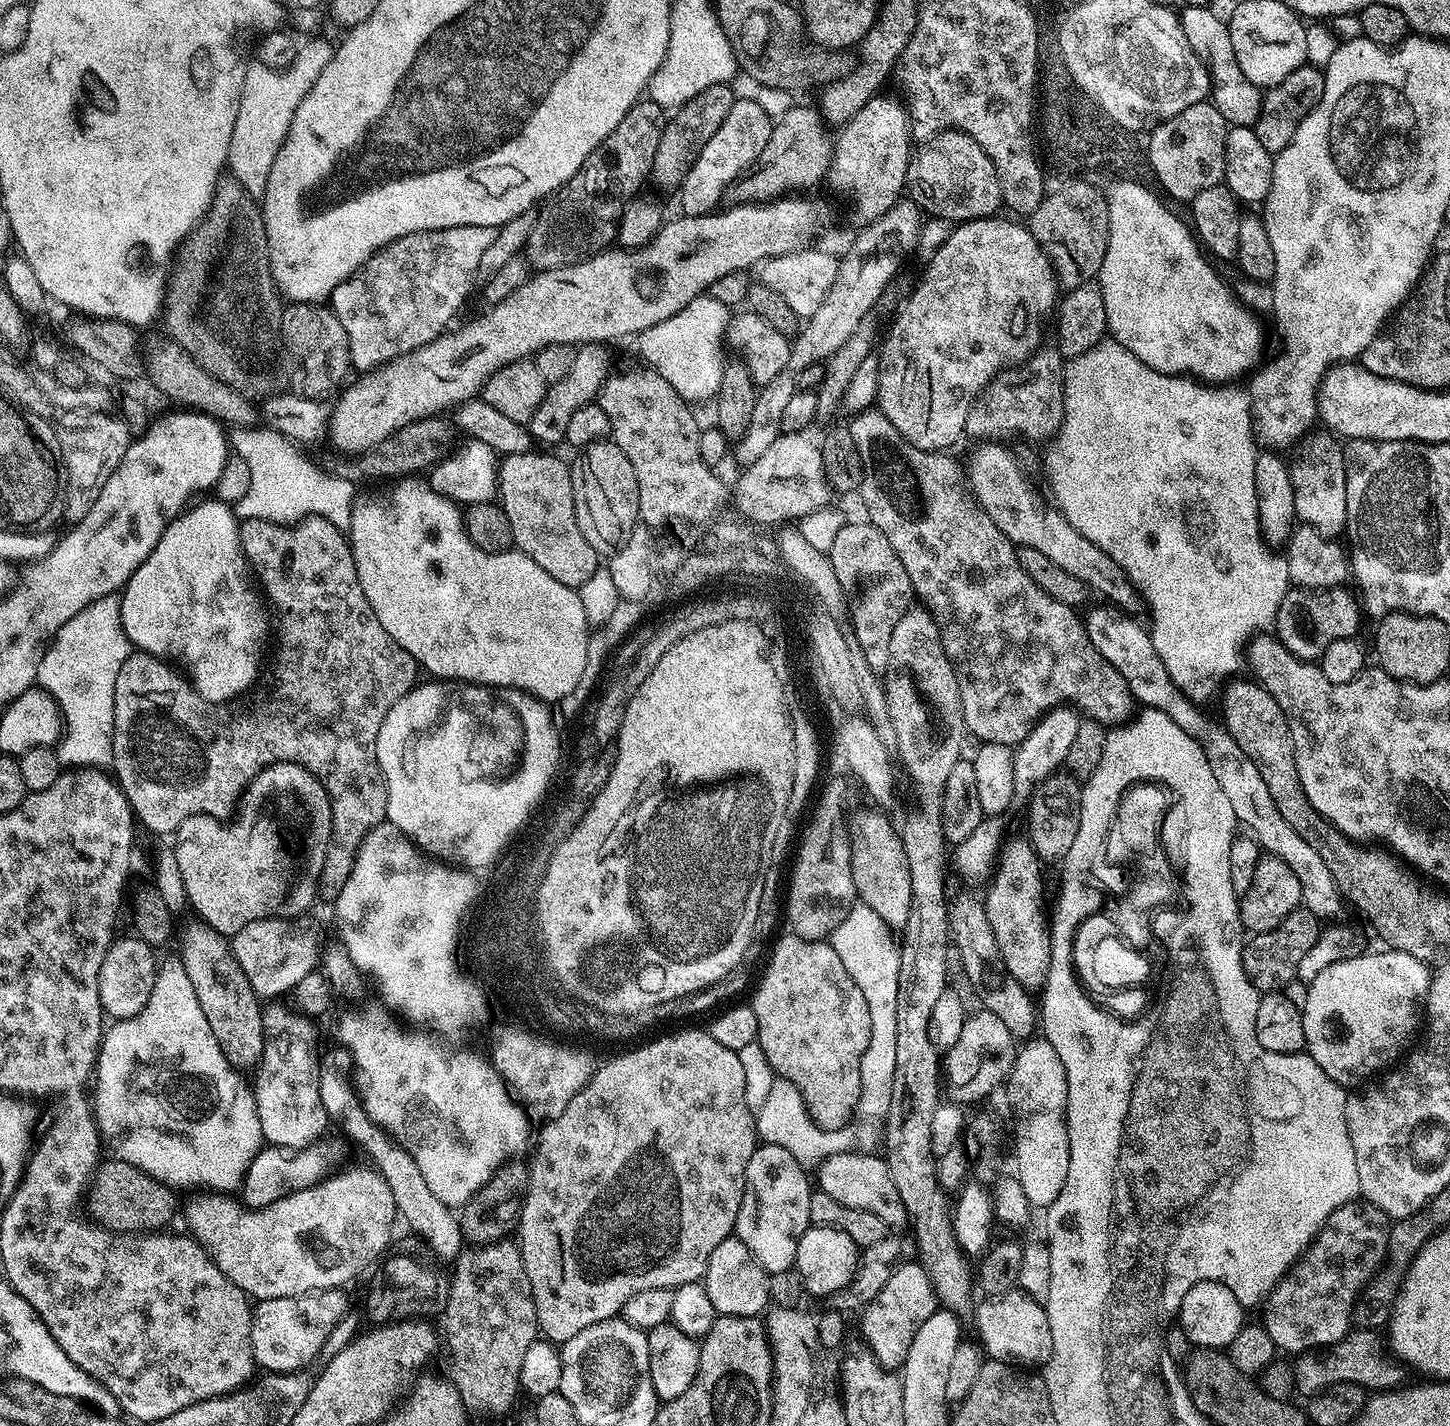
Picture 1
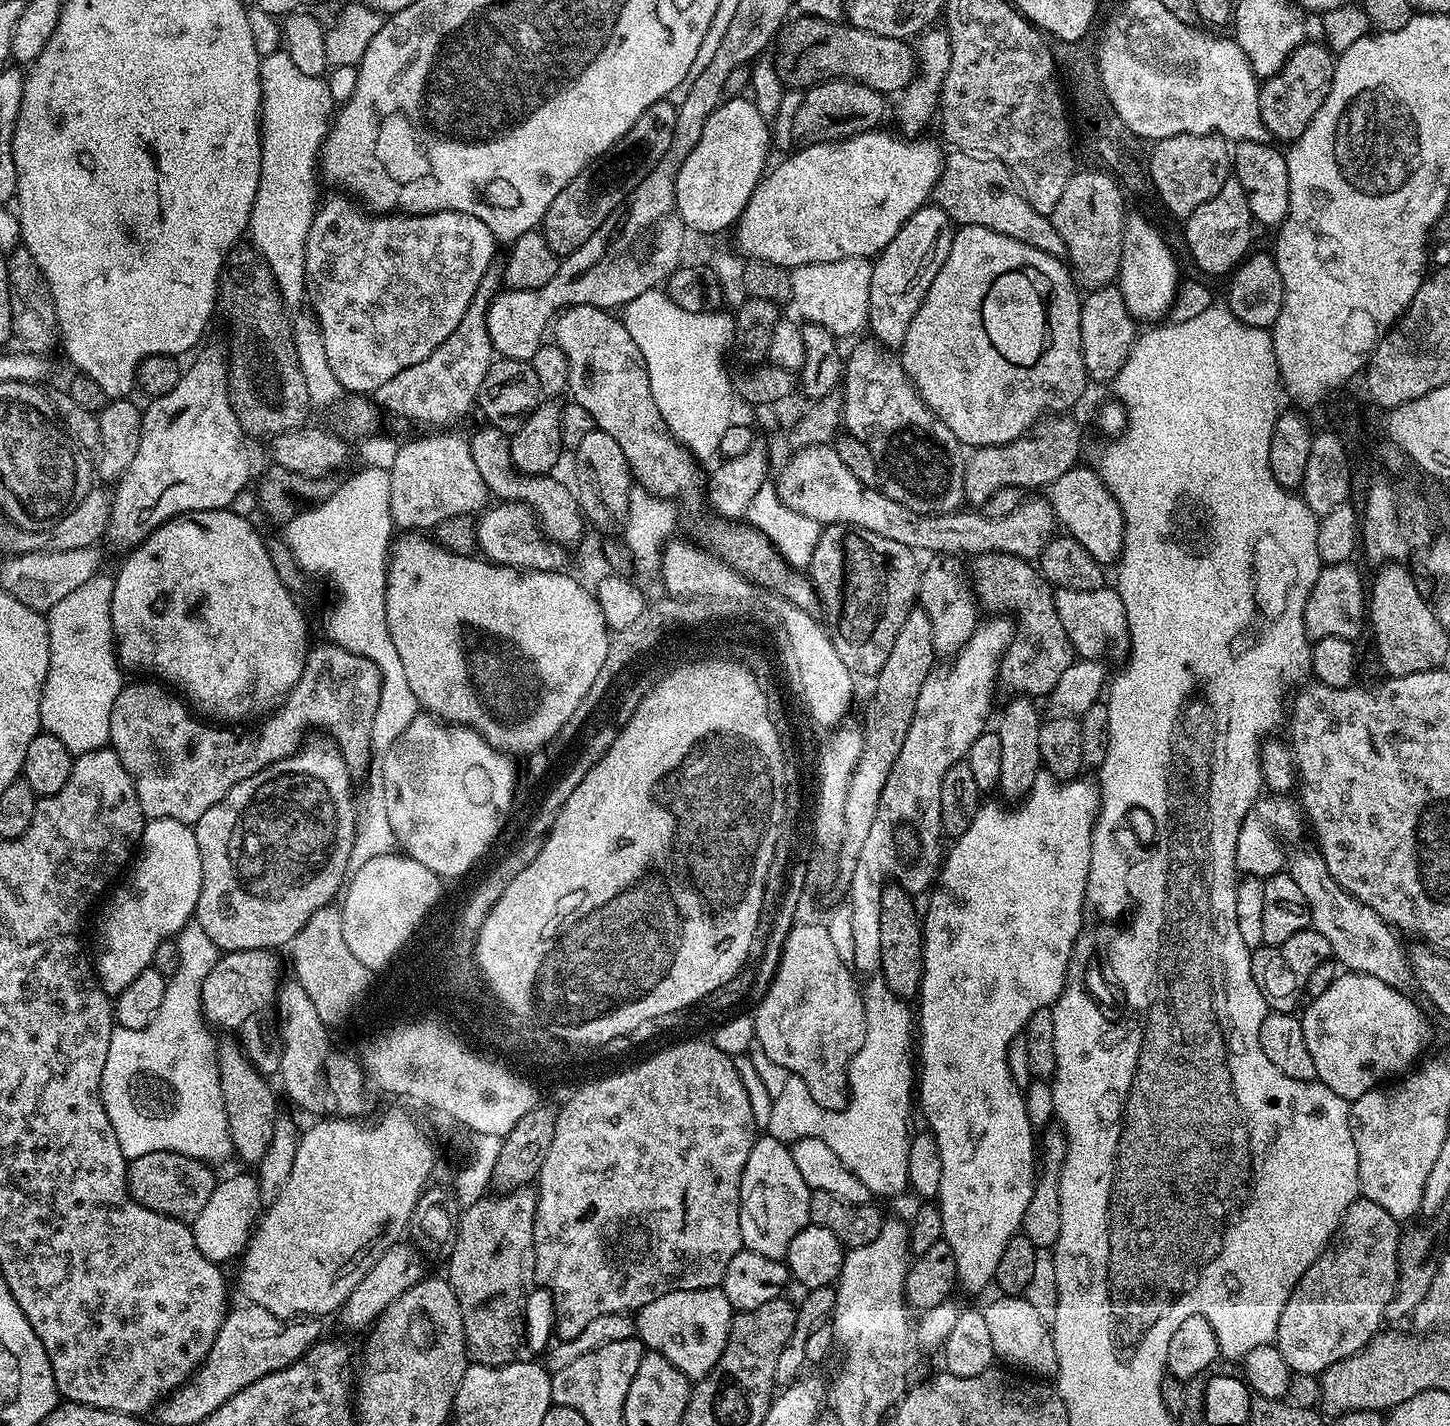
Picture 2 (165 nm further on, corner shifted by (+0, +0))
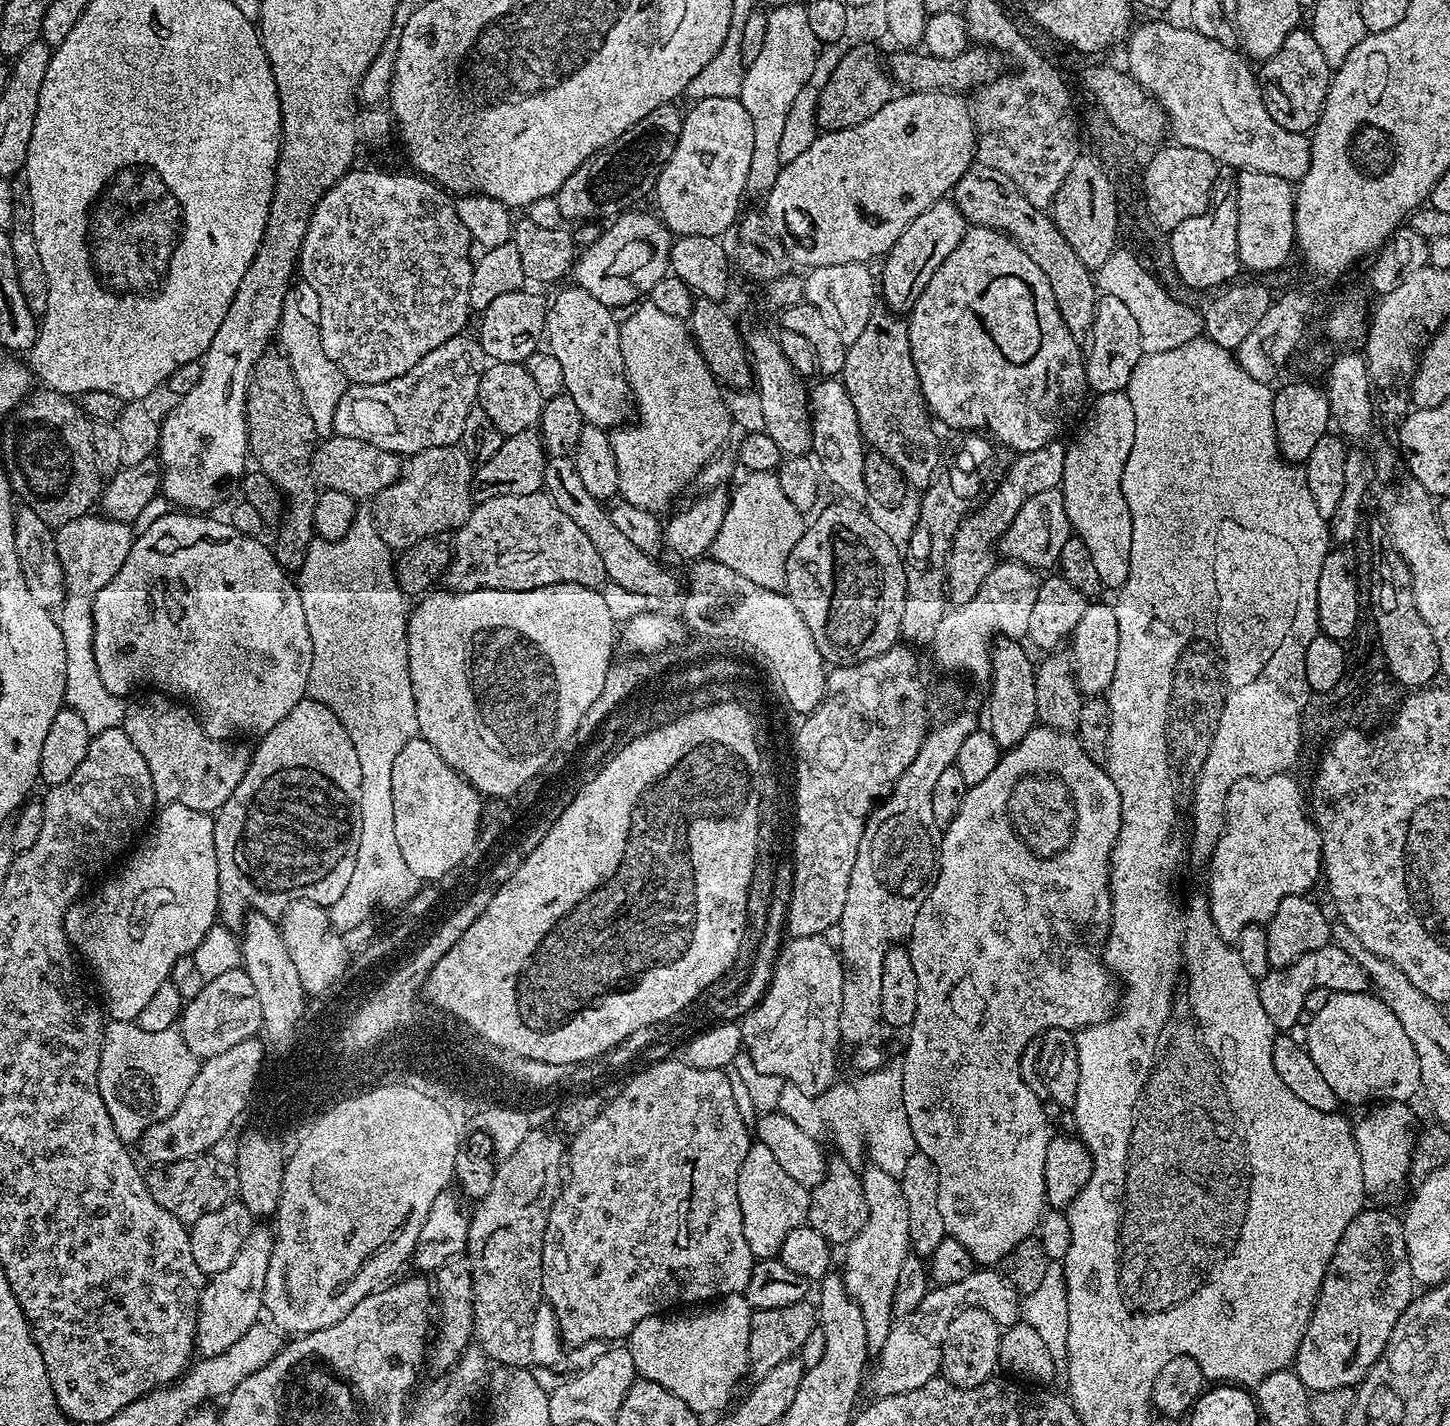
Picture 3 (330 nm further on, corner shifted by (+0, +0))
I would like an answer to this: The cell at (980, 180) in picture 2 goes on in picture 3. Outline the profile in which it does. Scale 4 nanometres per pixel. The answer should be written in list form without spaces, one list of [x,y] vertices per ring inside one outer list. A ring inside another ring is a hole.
[[[973,163],[956,183],[950,196],[969,225],[994,228],[997,232],[1012,237],[1020,248],[1026,250],[1026,254],[1030,254],[1030,258],[1034,258],[1034,262],[1038,262],[1038,266],[1042,266],[1042,270],[1050,278],[1060,313],[1070,331],[1077,334],[1091,333],[1098,301],[1093,269],[1086,267],[1082,258],[1074,254],[1074,246],[1066,242],[1062,230],[1058,230],[1051,215],[1045,209],[1034,206],[1034,202],[1030,202],[1030,198],[1022,194],[1018,182],[1010,178],[1010,174],[1002,174],[1002,170],[994,170],[994,166]]]

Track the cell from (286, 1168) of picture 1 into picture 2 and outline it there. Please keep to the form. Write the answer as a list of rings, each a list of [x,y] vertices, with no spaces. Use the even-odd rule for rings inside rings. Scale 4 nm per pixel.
[[[255,1175],[228,1176],[225,1180],[223,1177],[217,1183],[214,1194],[210,1194],[206,1206],[202,1206],[195,1220],[191,1221],[190,1227],[198,1250],[202,1250],[207,1260],[218,1265],[223,1265],[224,1260],[235,1261],[247,1248],[261,1212],[260,1181]]]

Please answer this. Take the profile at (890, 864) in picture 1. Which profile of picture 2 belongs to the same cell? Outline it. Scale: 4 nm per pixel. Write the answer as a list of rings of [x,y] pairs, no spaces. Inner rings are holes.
[[[889,883],[880,894],[880,967],[879,979],[886,982],[886,986],[894,995],[901,998],[912,998],[920,991],[920,979],[924,973],[924,930],[922,916],[916,912],[916,904],[913,897],[900,887],[899,884]]]

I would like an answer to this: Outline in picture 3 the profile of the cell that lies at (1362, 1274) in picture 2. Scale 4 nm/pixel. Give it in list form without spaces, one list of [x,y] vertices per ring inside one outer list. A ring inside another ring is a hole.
[[[1365,1207],[1348,1223],[1330,1258],[1320,1293],[1316,1295],[1316,1304],[1312,1307],[1312,1316],[1304,1327],[1300,1345],[1296,1347],[1294,1371],[1309,1393],[1359,1385],[1374,1362],[1378,1362],[1382,1350],[1386,1350],[1395,1322],[1414,1299],[1412,1288],[1414,1281],[1401,1217],[1391,1216],[1380,1208]]]

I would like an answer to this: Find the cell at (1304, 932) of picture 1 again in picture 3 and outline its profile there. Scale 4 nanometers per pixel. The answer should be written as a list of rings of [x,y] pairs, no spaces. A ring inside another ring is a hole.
[[[1335,942],[1302,954],[1286,968],[1272,968],[1258,982],[1258,998],[1262,998],[1262,1010],[1266,1010],[1273,1029],[1292,1030],[1304,1012],[1308,995],[1315,988],[1328,988],[1332,992],[1368,992],[1370,981],[1364,967]]]

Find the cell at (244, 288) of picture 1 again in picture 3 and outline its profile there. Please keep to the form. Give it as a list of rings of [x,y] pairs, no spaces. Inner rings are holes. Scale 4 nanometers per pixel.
[[[269,350],[263,352],[256,359],[256,365],[252,368],[248,379],[248,397],[244,403],[244,416],[248,420],[248,451],[255,467],[263,472],[276,489],[283,493],[289,505],[292,503],[292,513],[288,512],[286,516],[288,524],[281,523],[275,529],[275,531],[277,530],[276,544],[274,543],[276,560],[283,566],[285,572],[299,573],[302,562],[308,553],[308,546],[314,539],[314,509],[317,493],[314,491],[311,464],[318,433],[314,422],[310,422],[310,414],[302,402],[302,390],[298,390],[292,363],[288,361],[287,355],[283,351]]]

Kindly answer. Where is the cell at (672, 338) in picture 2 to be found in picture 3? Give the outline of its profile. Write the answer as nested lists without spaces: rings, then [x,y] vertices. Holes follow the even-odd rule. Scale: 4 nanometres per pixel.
[[[640,302],[631,309],[632,316],[628,316],[622,320],[620,324],[620,345],[624,351],[624,371],[628,373],[628,383],[631,391],[634,393],[634,404],[640,407],[640,424],[636,424],[633,428],[629,426],[621,427],[619,430],[611,433],[612,449],[616,455],[619,472],[619,495],[621,499],[636,507],[640,507],[647,511],[657,511],[657,506],[662,506],[666,502],[666,498],[670,497],[674,492],[674,482],[676,480],[676,472],[691,473],[697,468],[703,467],[709,460],[717,455],[716,452],[724,444],[724,439],[728,436],[728,431],[734,428],[732,417],[728,413],[728,405],[725,403],[725,397],[720,394],[722,390],[715,376],[712,374],[711,368],[705,362],[700,349],[696,347],[692,337],[689,325],[685,323],[681,317],[671,316],[662,310],[658,310],[658,306],[654,306],[651,302]]]

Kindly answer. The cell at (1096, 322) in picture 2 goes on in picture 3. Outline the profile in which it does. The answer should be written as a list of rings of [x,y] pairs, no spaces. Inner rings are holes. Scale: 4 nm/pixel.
[[[1101,295],[1096,303],[1096,318],[1090,333],[1092,345],[1086,348],[1084,369],[1088,375],[1088,387],[1093,393],[1123,392],[1130,378],[1145,355],[1146,343],[1143,330],[1126,302],[1111,295]]]

